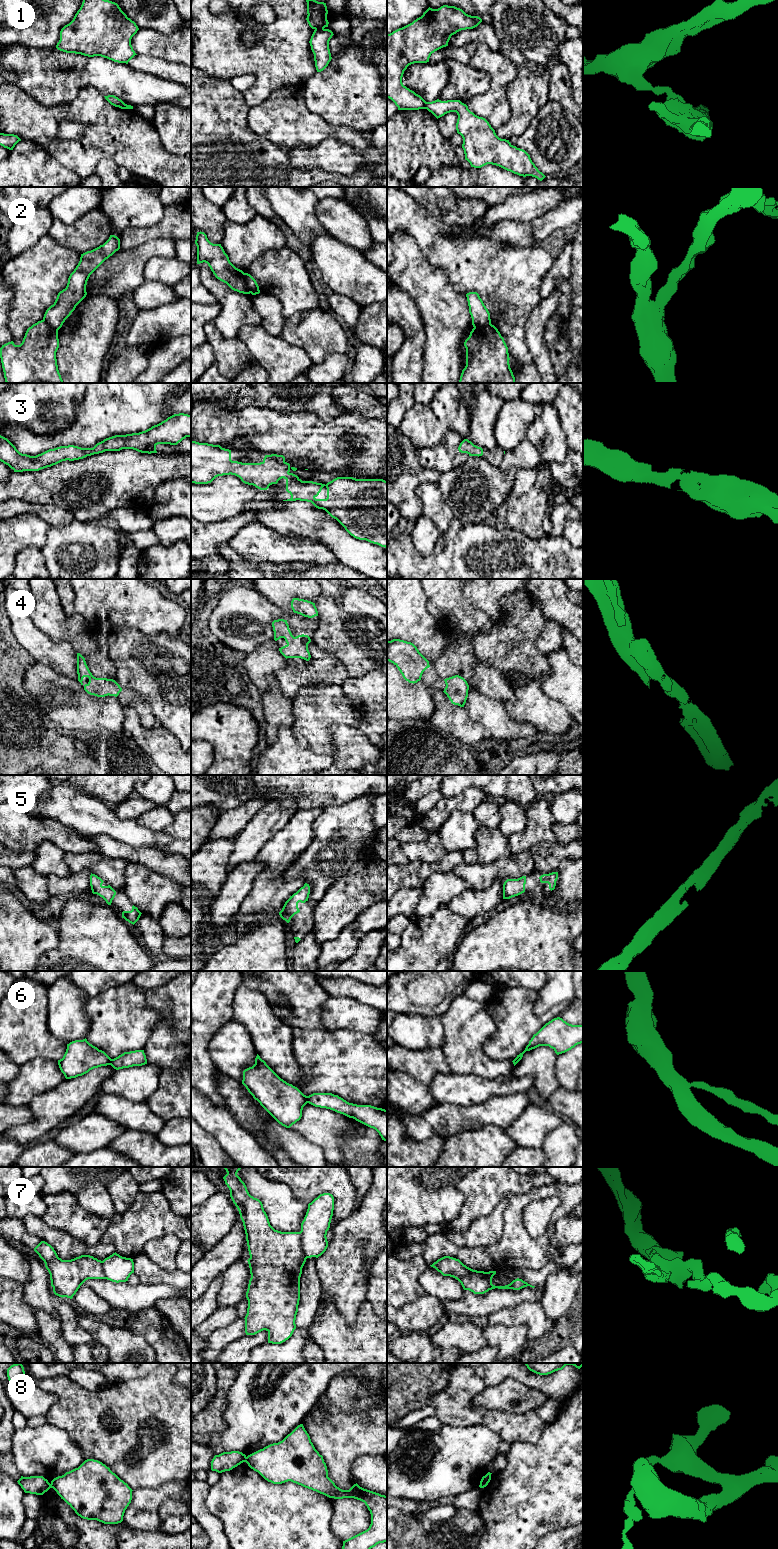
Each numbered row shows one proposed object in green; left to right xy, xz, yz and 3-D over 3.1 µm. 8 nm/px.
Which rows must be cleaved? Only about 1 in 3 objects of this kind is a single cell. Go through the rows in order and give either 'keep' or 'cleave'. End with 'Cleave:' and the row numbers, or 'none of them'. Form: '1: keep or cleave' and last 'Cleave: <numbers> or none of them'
1: cleave
2: cleave
3: keep
4: keep
5: keep
6: cleave
7: cleave
8: cleave
Cleave: 1, 2, 6, 7, 8

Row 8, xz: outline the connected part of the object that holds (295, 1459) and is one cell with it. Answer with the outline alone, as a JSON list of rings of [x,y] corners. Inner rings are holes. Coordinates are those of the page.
[[[303,1424],[298,1425],[282,1441],[270,1444],[248,1455],[245,1462],[265,1480],[273,1484],[291,1481],[329,1498],[354,1498],[364,1502],[371,1514],[371,1524],[367,1530],[343,1541],[342,1549],[371,1549],[379,1543],[387,1542],[387,1496],[364,1489],[357,1483],[349,1490],[337,1487],[328,1477],[323,1456],[315,1449]]]

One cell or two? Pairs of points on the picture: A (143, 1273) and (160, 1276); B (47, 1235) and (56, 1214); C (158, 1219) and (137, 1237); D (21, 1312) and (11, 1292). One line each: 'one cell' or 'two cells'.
A: one cell
B: two cells
C: one cell
D: one cell

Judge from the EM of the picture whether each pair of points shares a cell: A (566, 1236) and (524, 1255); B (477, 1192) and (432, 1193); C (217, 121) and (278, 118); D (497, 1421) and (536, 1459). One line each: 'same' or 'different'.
A: different
B: different
C: different
D: different

